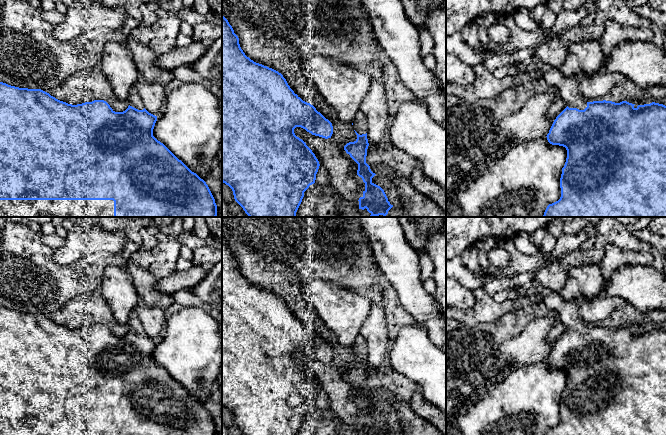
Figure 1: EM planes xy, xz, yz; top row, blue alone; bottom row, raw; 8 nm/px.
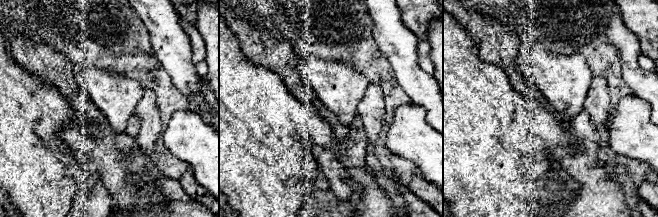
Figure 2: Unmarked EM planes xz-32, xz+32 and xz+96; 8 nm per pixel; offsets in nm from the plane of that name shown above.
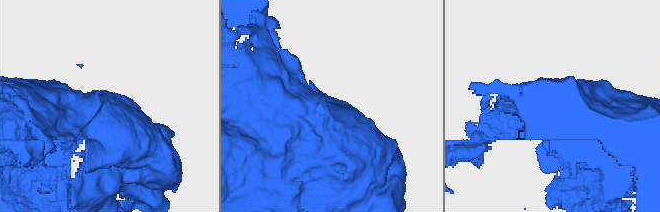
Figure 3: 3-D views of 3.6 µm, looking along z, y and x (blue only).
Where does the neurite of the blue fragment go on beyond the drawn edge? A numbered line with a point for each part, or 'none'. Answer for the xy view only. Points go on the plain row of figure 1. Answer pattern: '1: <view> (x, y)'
1: xy (134, 323)
2: xy (5, 429)

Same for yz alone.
1: yz (568, 314)

